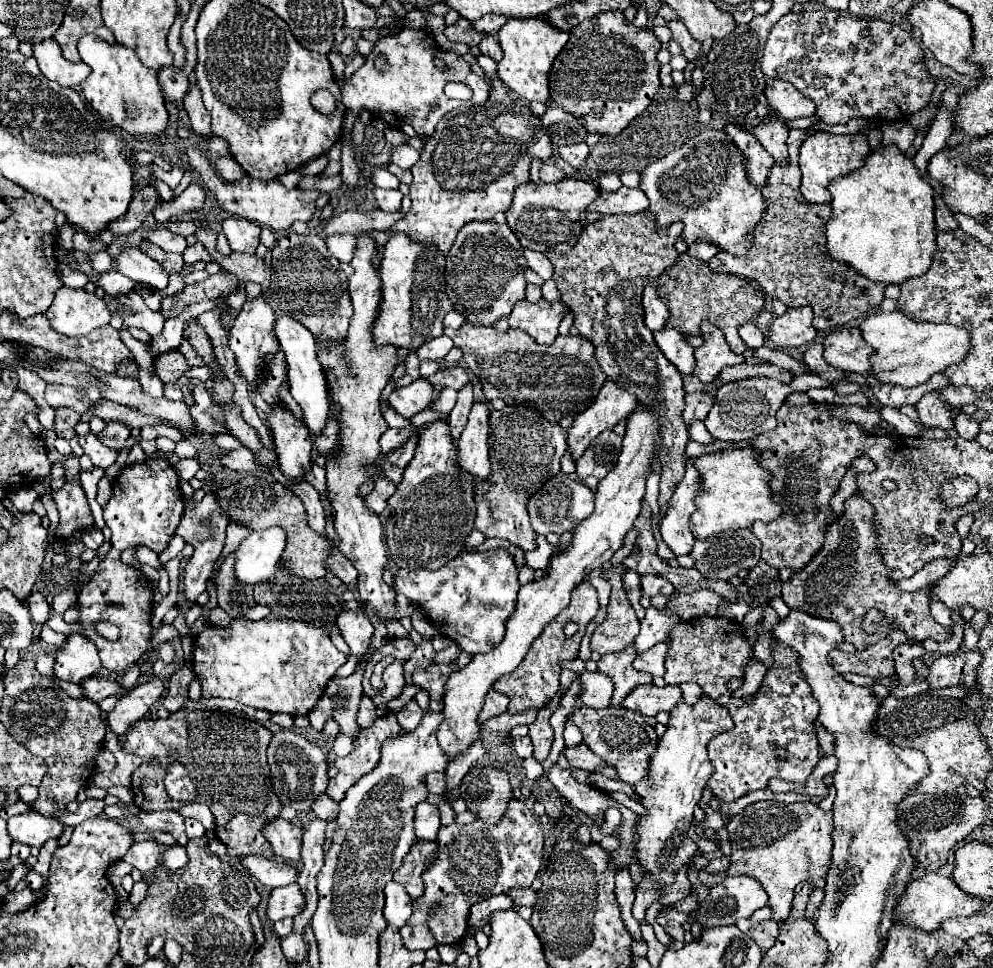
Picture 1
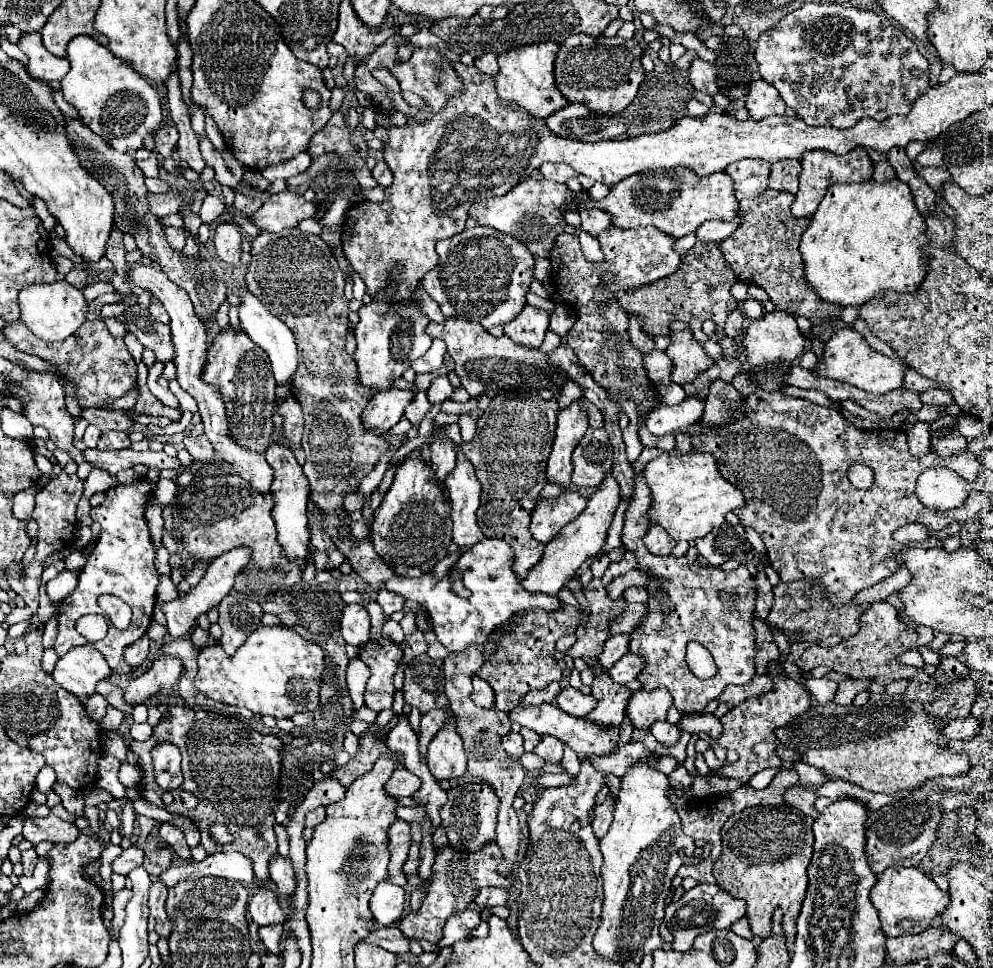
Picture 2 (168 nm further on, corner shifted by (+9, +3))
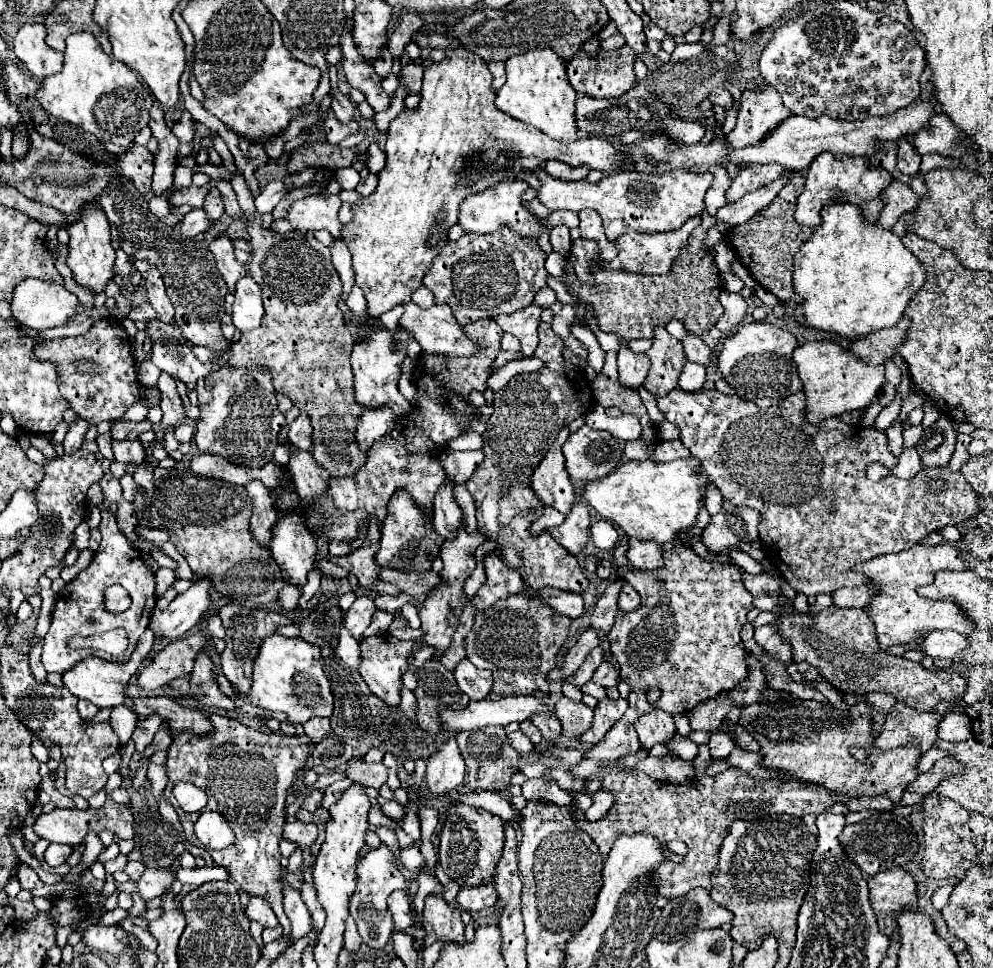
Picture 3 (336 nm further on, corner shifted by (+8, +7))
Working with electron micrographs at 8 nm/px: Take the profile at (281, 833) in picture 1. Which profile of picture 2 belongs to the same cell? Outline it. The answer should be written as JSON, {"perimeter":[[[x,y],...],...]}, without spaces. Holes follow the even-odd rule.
{"perimeter":[[[275,856],[269,864],[269,870],[271,870],[271,878],[277,886],[277,890],[275,890],[277,896],[289,898],[295,890],[295,874],[291,868],[291,860],[283,858],[283,856]]]}

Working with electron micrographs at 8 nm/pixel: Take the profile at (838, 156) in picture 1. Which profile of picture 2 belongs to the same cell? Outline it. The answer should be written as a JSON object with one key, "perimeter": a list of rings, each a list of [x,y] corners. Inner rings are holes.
{"perimeter":[[[855,148],[843,156],[829,154],[825,150],[813,150],[803,156],[801,164],[803,164],[803,172],[799,176],[799,192],[791,206],[791,212],[795,218],[813,216],[831,184],[835,184],[835,182],[865,182],[865,180],[871,180],[871,176],[873,176],[873,162],[867,156],[865,148]]]}

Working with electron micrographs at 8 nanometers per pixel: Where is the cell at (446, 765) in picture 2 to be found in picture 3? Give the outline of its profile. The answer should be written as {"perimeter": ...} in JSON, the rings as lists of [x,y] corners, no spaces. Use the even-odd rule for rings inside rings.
{"perimeter":[[[450,736],[432,756],[426,760],[426,786],[440,794],[456,788],[464,782],[464,758],[458,750],[456,738]]]}

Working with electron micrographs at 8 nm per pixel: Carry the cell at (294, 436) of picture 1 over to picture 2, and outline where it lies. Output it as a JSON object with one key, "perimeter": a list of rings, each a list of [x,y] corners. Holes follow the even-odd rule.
{"perimeter":[[[273,442],[265,452],[267,464],[273,468],[273,484],[271,494],[275,498],[273,504],[273,520],[277,528],[277,542],[281,544],[287,558],[307,558],[311,532],[307,526],[307,502],[309,502],[309,482],[303,474],[303,468],[297,464],[293,452],[285,446]]]}

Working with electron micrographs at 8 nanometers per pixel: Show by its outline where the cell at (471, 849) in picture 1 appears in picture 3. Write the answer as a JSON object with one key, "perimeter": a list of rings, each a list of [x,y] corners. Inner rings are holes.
{"perimeter":[[[430,894],[426,898],[424,906],[424,946],[432,946],[438,940],[464,940],[464,924],[460,920],[460,908],[454,904],[448,904],[444,898],[438,898],[436,894]]]}

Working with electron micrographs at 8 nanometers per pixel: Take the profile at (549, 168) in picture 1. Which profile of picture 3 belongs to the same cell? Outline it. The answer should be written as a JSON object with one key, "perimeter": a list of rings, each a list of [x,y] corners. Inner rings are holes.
{"perimeter":[[[546,160],[544,170],[558,180],[584,180],[586,174],[590,172],[588,166],[568,166],[558,160]]]}

